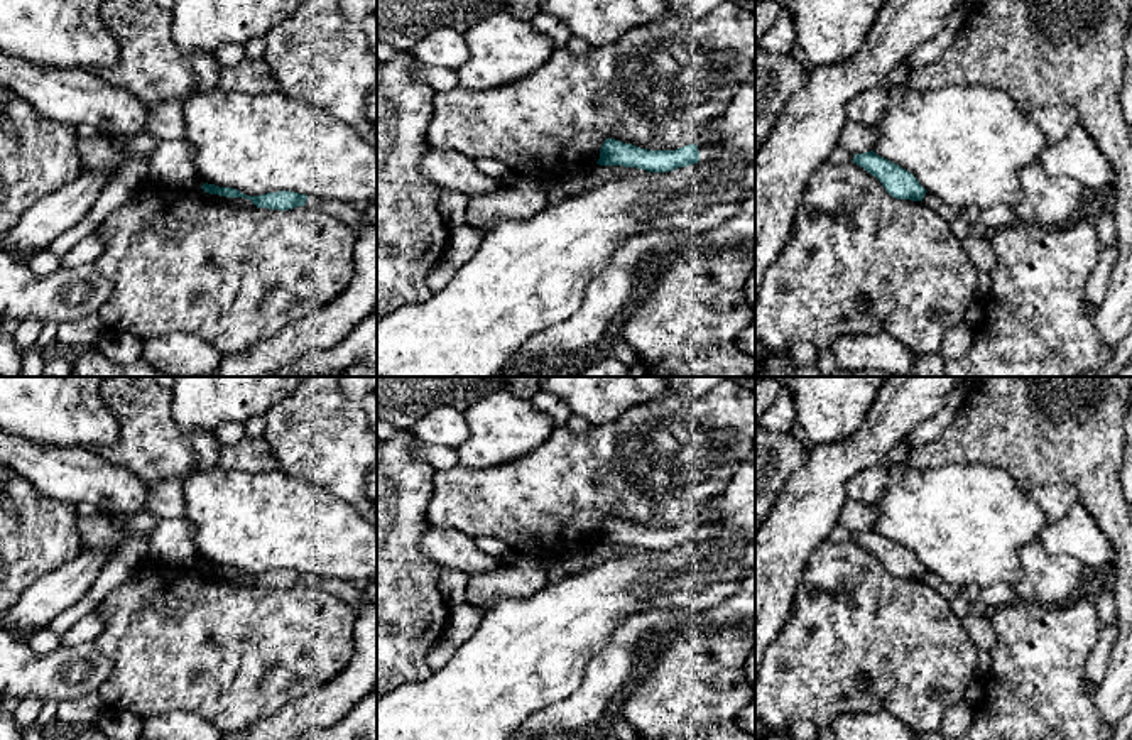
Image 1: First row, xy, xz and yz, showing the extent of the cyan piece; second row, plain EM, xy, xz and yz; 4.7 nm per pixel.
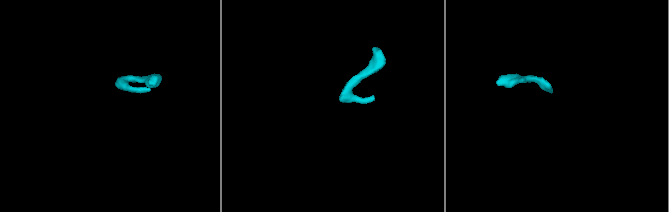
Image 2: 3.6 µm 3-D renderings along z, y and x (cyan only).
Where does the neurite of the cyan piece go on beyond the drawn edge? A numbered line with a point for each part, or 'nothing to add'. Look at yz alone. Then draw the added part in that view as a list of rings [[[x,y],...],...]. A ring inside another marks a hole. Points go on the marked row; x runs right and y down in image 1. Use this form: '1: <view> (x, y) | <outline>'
1: yz (857, 139) | [[[846,122],[838,147],[852,152],[863,154],[870,152],[879,139],[879,133],[873,127],[865,127],[855,122]]]
2: yz (946, 212) | [[[931,193],[924,194],[922,204],[926,204],[929,209],[933,209],[936,215],[939,215],[946,221],[958,218],[958,208],[946,204],[944,201],[941,201],[938,196]]]

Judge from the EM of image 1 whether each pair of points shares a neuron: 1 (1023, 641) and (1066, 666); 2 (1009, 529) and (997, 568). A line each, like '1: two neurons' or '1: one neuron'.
1: one neuron
2: one neuron

